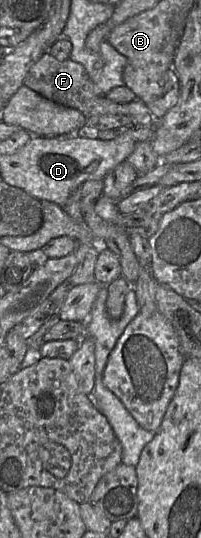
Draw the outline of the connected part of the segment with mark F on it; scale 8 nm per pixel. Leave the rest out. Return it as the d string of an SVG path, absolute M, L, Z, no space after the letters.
M47 51L29 68L23 85L59 105L77 109L86 119L97 115L122 115L129 118L150 118L152 116L147 105L139 99L130 103L115 103L106 95L98 95L95 84L83 65L69 58L59 61Z

